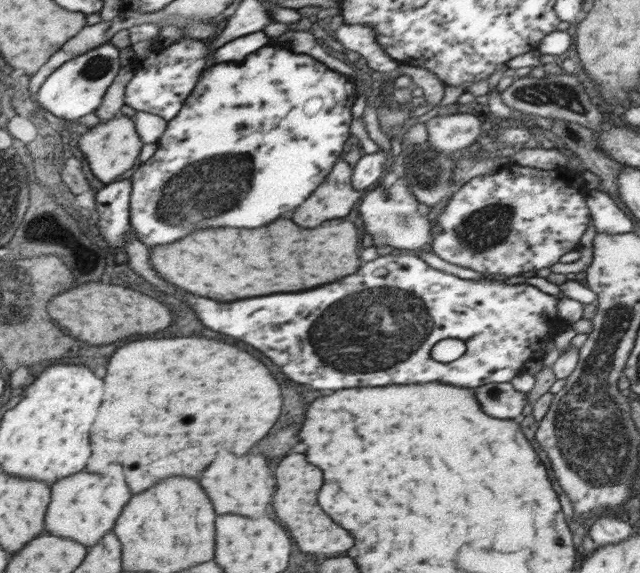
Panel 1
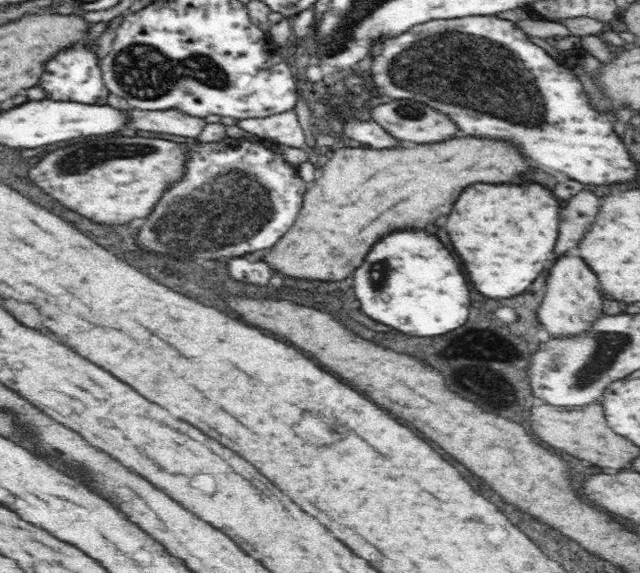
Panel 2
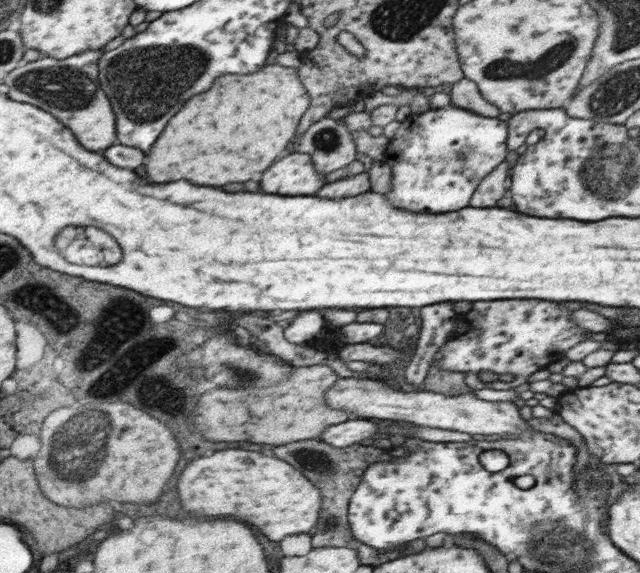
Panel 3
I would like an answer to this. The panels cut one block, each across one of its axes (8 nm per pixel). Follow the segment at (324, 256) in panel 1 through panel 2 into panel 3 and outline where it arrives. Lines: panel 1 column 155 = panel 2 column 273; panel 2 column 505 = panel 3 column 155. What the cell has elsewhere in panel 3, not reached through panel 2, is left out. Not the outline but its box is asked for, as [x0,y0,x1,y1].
[146,66,310,186]

